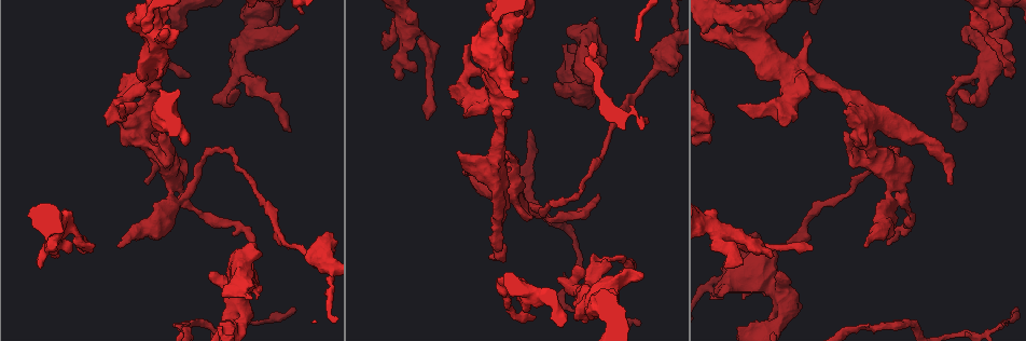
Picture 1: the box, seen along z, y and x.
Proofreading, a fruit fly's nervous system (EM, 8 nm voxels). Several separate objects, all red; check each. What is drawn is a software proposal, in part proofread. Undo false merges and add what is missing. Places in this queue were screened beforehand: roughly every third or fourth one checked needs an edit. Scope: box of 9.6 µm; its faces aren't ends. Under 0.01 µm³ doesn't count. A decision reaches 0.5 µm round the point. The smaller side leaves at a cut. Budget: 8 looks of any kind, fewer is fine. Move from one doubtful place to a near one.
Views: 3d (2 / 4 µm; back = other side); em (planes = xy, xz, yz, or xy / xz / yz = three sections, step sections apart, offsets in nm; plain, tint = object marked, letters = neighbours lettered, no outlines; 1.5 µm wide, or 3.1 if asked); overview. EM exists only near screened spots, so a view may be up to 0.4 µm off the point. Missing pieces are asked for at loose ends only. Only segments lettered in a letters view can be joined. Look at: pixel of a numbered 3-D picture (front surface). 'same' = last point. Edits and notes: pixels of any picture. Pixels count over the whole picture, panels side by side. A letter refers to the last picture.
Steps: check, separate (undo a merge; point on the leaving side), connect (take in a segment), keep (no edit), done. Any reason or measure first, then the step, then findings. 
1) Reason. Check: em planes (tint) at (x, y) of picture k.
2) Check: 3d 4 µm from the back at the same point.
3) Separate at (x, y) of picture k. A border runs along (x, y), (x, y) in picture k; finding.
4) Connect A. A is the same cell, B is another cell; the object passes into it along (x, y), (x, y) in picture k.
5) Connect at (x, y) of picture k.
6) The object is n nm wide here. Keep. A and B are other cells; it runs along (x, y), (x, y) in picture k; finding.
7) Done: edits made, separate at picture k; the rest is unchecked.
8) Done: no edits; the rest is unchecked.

Thick end. Check: em planes (tint) at (553, 84) of picture 1.

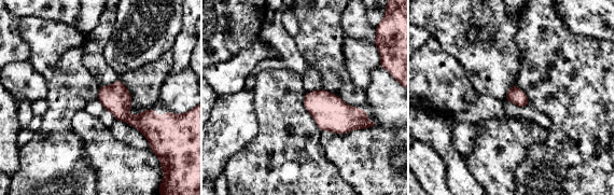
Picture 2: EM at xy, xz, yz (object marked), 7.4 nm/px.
Check: em planes (letters) at the same point.

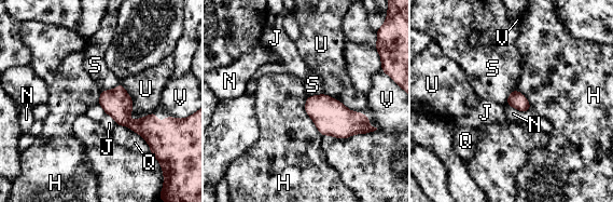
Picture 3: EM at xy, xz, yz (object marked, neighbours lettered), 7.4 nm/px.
Keep. H, J, N, Q, S, U and V are other cells; a border runs along (306, 96), (305, 111), (322, 135) in picture 3; no lettered segment goes on from it.

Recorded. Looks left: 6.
Check: 3d 2 µm at (248, 296) of picture 1.

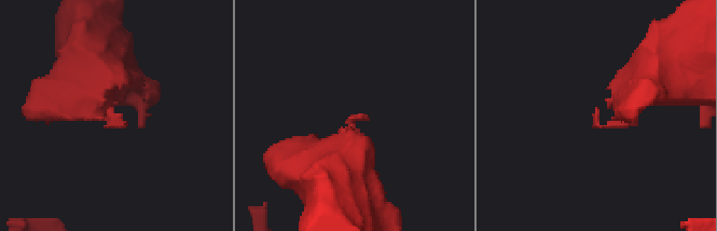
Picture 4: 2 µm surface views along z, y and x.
Check: em planes (tint) at (598, 113) of picture 4.

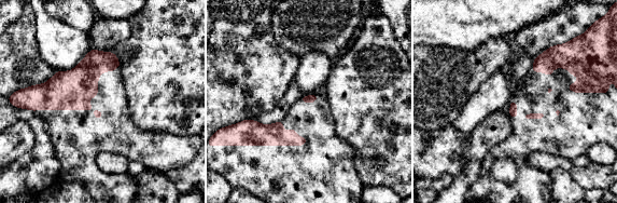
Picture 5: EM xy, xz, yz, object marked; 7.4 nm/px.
What lies round it. Check: em planes (letters) at the same point.

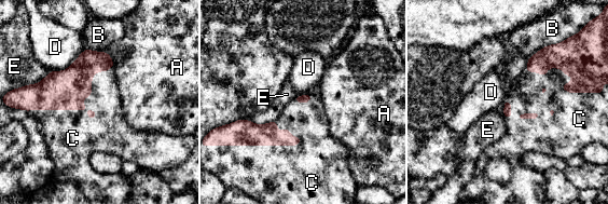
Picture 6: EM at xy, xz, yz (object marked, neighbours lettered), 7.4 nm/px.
The longest contact is with C, 750 nm. Connect C. C is the same cell, A, B, D and E are other cells; it goes on there.

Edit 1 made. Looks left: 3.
Redraw. Check: overview.

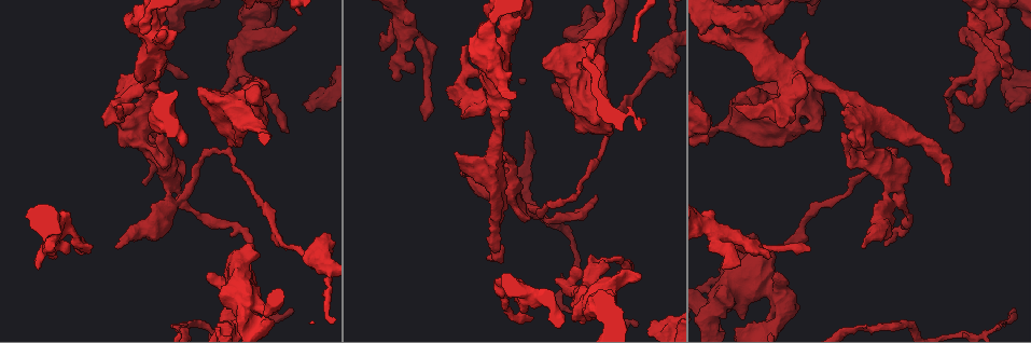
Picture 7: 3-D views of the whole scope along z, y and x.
Long arm stops here. Check: 3d 2 µm at (1013, 309) of picture 7.

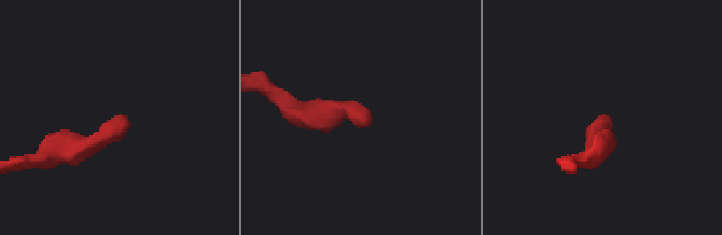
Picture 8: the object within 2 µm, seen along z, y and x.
Check: em planes (letters) at (608, 126) of picture 8.

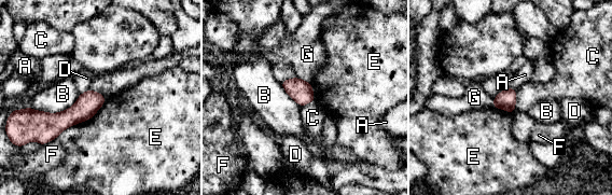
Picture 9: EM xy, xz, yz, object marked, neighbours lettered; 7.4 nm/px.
The object is 140 nm wide here. Keep. A, B, C, D, E, F and G are other cells; it runs along (101, 99), (66, 119), (37, 115) in picture 9; none of them fits.

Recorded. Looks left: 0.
Done: edits made, connect at picture 6; the rest is unchecked.

